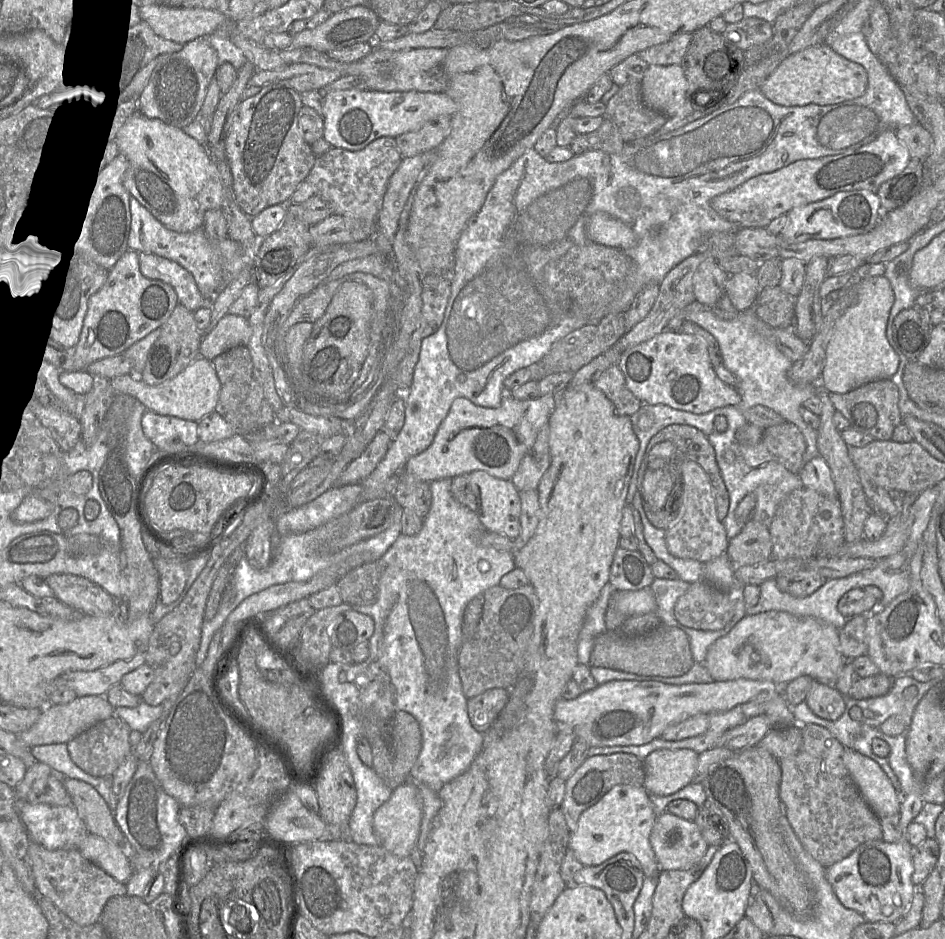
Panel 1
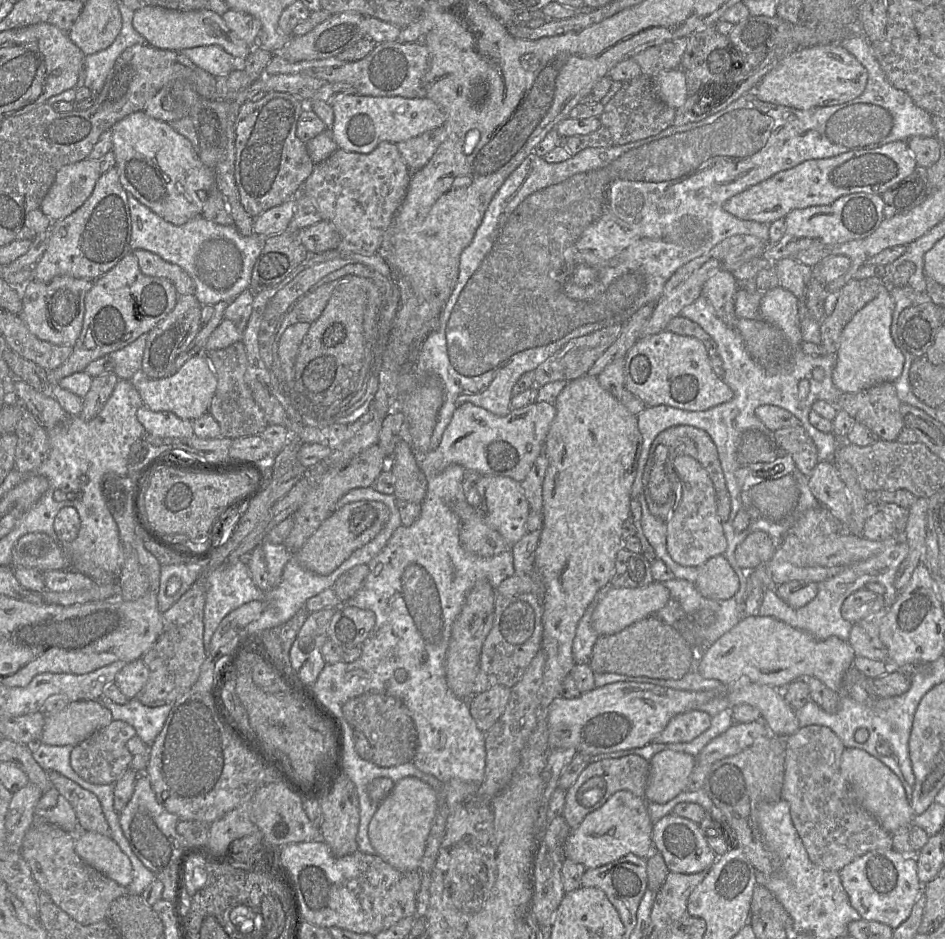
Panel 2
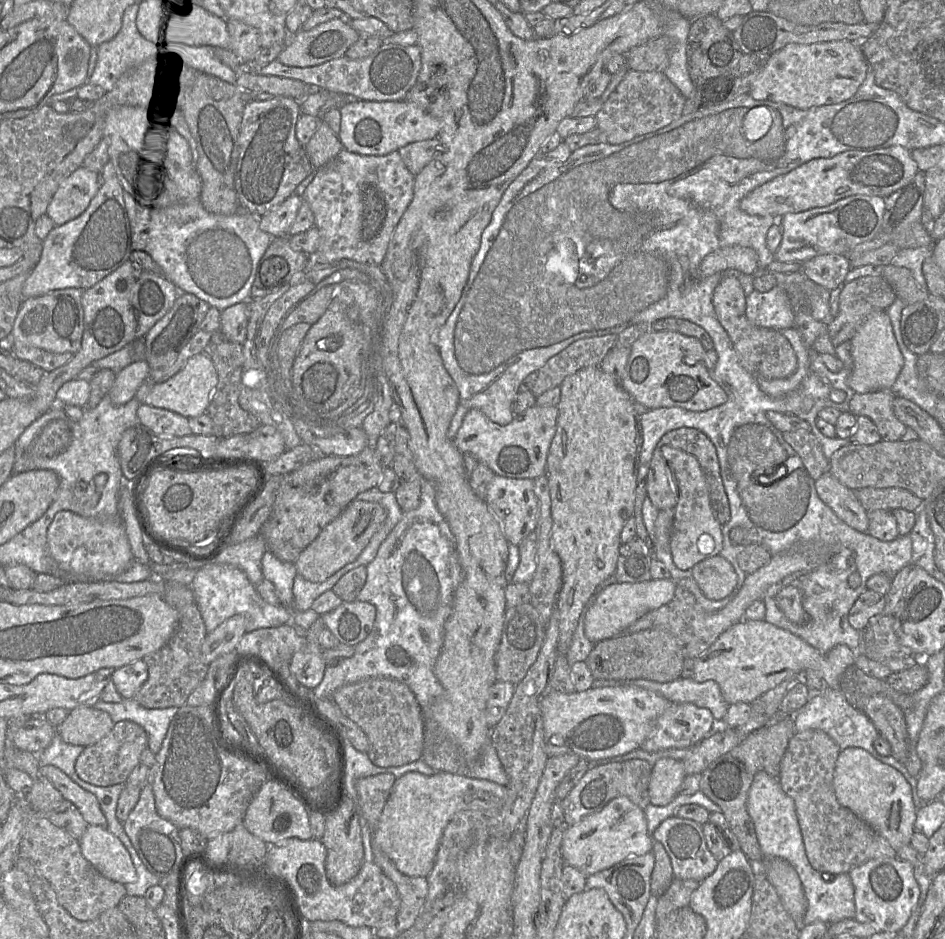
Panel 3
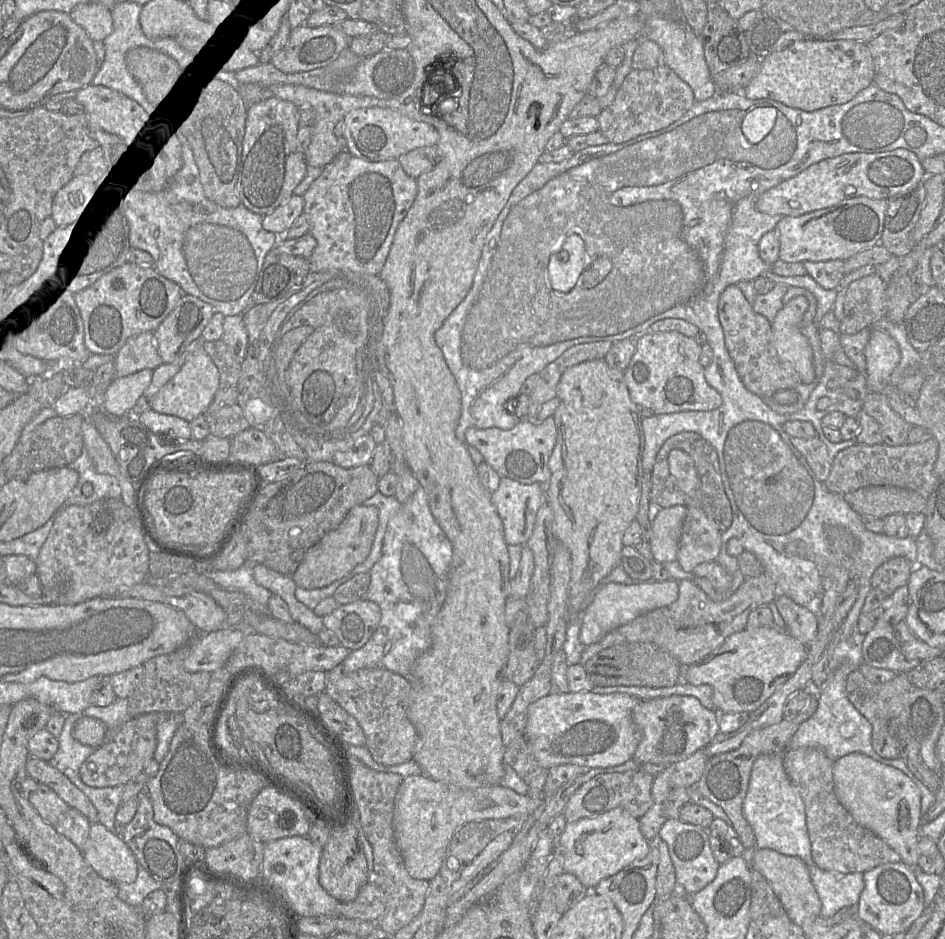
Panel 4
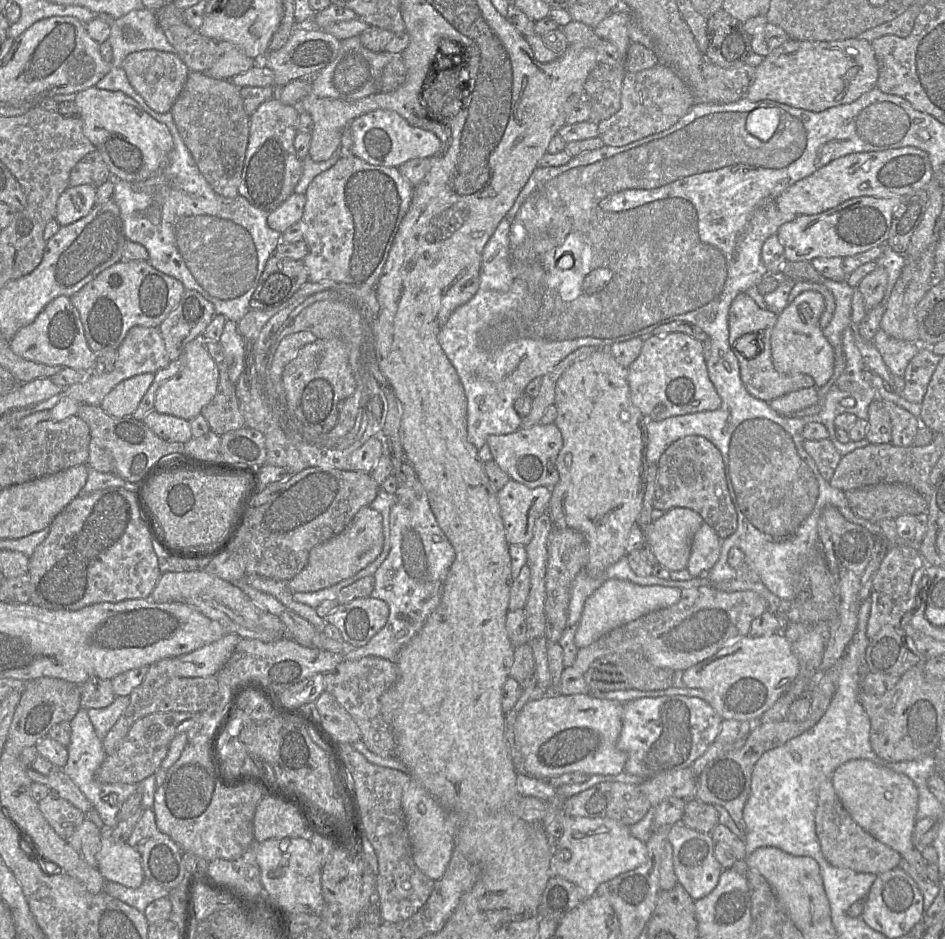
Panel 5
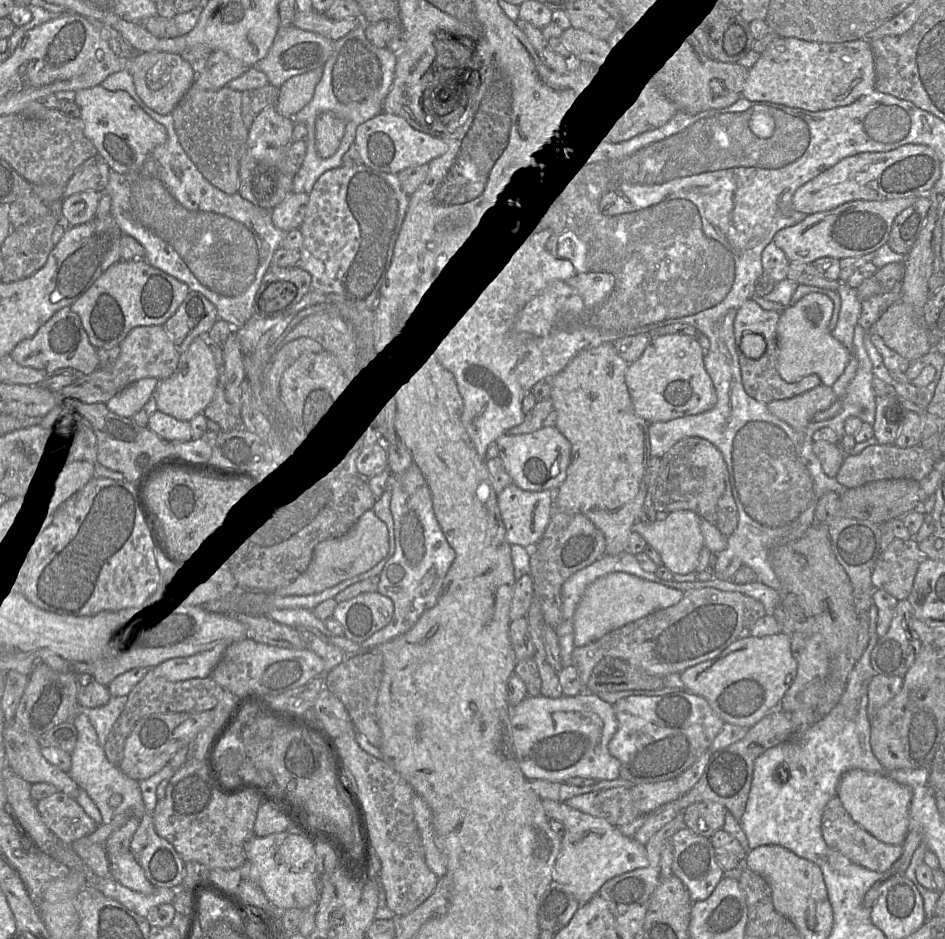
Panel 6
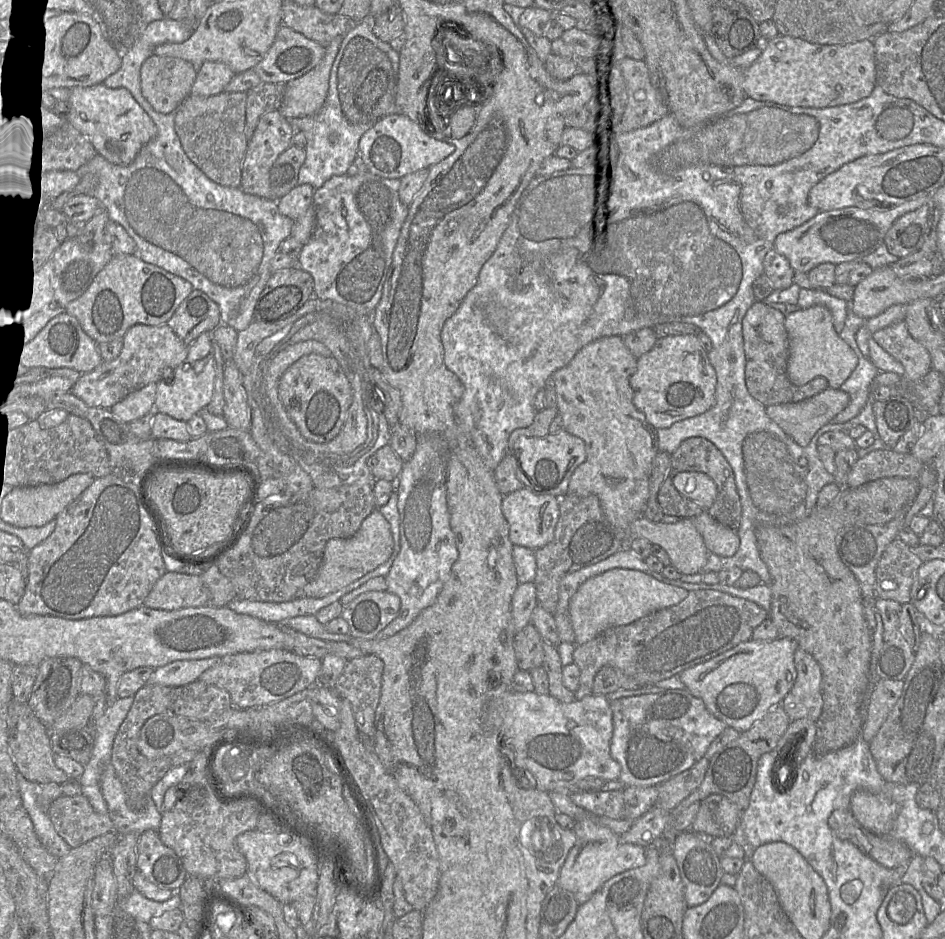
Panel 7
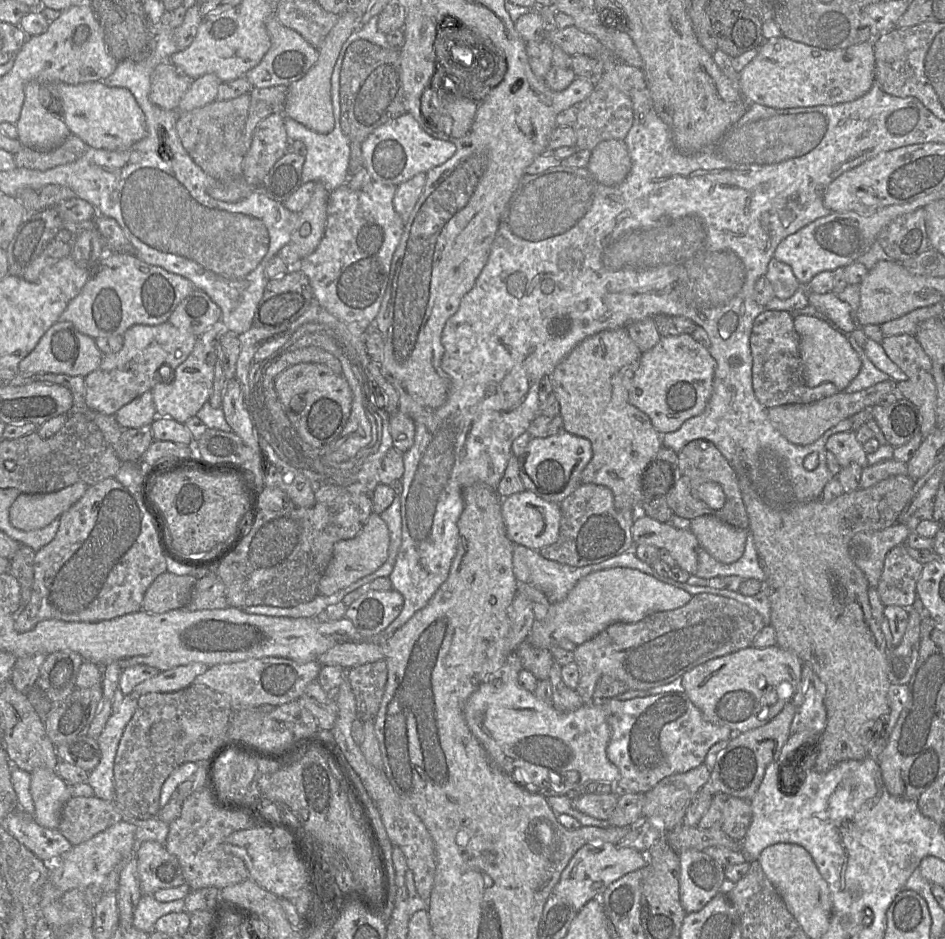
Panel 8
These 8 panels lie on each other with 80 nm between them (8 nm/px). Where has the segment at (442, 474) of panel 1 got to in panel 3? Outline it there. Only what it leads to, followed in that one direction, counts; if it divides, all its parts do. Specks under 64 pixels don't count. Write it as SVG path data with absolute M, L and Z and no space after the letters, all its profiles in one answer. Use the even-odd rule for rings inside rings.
M535 404L520 415L514 414L513 420L509 424L502 426L492 422L481 411L471 409L465 414L453 442L463 454L470 454L480 464L486 465L499 476L535 479L538 476L546 475L546 459L556 431L557 417L557 406L540 406Z

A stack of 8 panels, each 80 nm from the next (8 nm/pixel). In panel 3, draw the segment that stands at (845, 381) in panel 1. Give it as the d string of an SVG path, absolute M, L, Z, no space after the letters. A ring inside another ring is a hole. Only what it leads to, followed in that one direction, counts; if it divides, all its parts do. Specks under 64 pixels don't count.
M886 311L869 314L849 340L853 368L848 384L856 393L892 389L903 365L904 357L897 344L890 318Z

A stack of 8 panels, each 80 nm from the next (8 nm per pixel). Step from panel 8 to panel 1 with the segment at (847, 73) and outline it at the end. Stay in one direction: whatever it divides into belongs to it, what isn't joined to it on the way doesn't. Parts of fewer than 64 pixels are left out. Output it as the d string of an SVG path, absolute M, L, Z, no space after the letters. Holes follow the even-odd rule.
M822 44L789 55L759 90L768 100L782 106L831 105L862 96L867 85L868 75L863 66L840 56L829 45Z

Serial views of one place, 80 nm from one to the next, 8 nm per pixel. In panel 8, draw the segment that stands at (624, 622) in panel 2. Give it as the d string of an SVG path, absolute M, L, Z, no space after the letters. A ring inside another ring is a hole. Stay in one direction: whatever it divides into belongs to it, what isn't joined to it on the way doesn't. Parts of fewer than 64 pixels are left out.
M615 567L595 571L581 578L563 600L550 604L546 617L535 621L526 641L544 649L551 649L563 638L580 645L611 624L638 622L652 613L684 606L691 597L687 591L634 568Z

